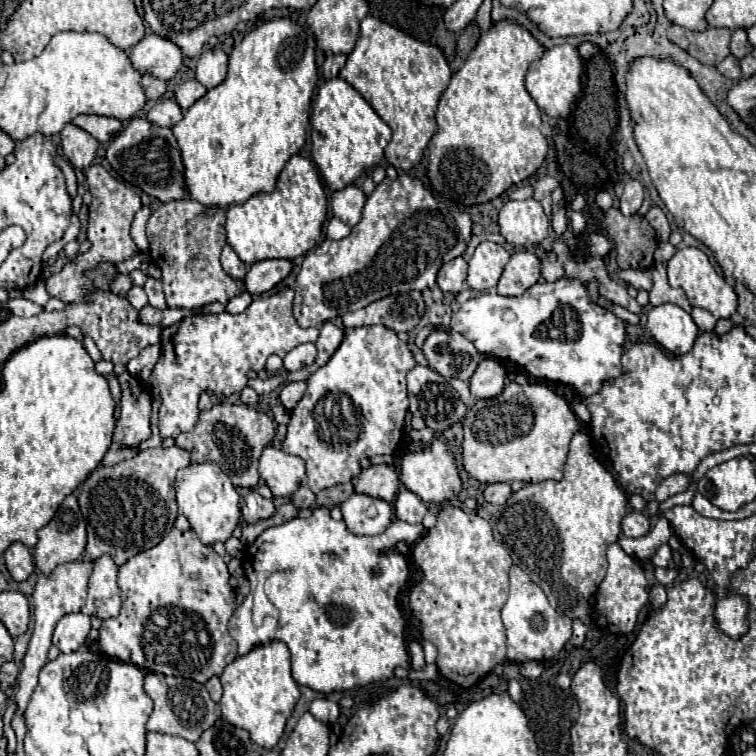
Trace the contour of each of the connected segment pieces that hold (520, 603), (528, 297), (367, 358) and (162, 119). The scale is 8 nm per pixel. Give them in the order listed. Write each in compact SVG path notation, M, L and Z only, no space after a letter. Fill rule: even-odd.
M518 566L510 568L510 596L502 608L502 622L508 636L506 640L508 660L516 664L522 664L528 660L536 660L536 662L550 660L564 648L564 644L572 636L572 620L566 616L560 616L548 604L544 592Z
M560 278L556 282L534 284L522 296L516 298L506 298L496 292L472 298L452 316L450 332L466 336L484 356L512 360L518 366L526 368L526 372L534 378L562 382L574 386L582 396L590 396L598 392L604 380L620 376L620 356L626 338L626 324L620 318L616 318L610 310L604 310L598 304L590 304L588 290L582 282Z
M362 326L350 330L332 358L320 366L306 382L308 388L302 400L290 414L288 436L282 442L282 450L296 454L306 462L306 484L320 492L334 484L342 484L358 476L358 458L368 458L374 454L394 454L404 428L404 416L408 412L406 398L406 374L414 368L412 352L406 342L402 342L394 330L386 326Z
M160 100L160 102L156 102L150 108L148 120L154 126L168 126L168 128L172 128L176 122L182 120L182 110L178 108L176 100Z

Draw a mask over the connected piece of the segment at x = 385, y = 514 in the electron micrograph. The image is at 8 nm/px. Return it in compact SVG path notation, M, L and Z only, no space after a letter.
M356 492L340 504L340 510L350 532L358 536L374 536L384 532L394 518L394 508L390 502Z

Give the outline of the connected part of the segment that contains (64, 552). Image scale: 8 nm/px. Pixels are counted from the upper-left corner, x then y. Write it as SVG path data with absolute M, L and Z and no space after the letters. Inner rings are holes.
M74 494L66 496L66 500L62 502L62 506L58 508L56 516L38 530L38 544L34 548L34 560L36 560L36 570L44 576L52 576L54 568L66 562L76 562L82 558L86 548L86 522L80 514L78 508L78 500Z

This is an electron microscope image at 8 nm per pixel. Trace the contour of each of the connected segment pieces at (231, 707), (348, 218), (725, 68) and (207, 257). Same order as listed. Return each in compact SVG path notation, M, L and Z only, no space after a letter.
M272 640L266 644L254 646L248 654L238 656L232 664L228 664L220 676L224 694L220 700L220 710L222 718L228 724L234 724L238 728L244 728L250 732L250 738L270 750L278 744L284 724L288 716L292 714L300 690L296 680L292 678L290 672L290 650L284 642Z
M350 184L332 194L332 212L348 226L354 226L362 216L364 202L366 202L366 194L358 186Z
M730 54L730 56L726 56L718 66L716 66L718 70L720 70L720 74L724 74L726 78L732 78L732 80L742 80L742 72L740 72L740 64L738 64L738 60Z
M184 198L184 200L174 200L166 202L160 208L156 208L146 224L148 240L150 240L150 260L162 270L162 282L164 282L164 294L166 302L170 308L202 308L212 302L222 302L228 304L234 296L240 296L240 286L234 282L230 276L220 266L220 252L226 246L226 230L224 230L224 208L216 208L214 212L208 212L208 206Z

